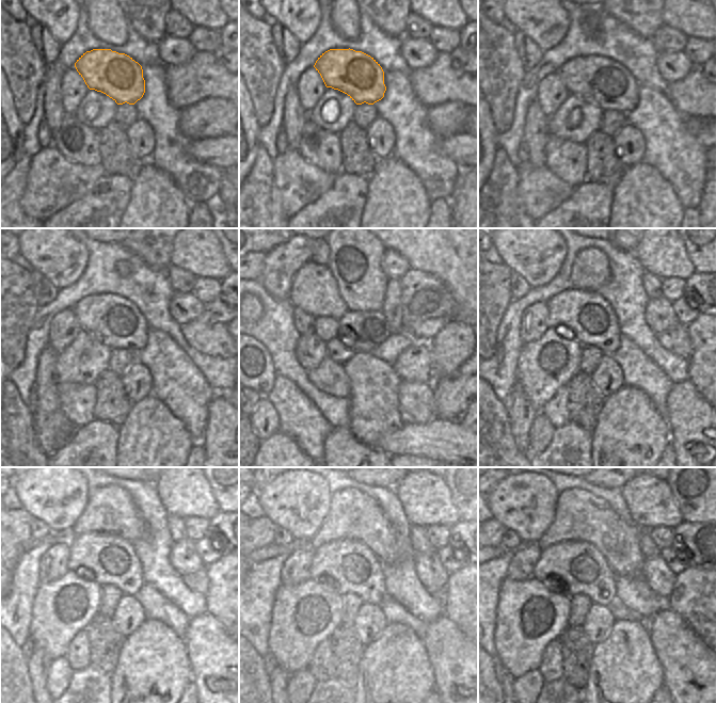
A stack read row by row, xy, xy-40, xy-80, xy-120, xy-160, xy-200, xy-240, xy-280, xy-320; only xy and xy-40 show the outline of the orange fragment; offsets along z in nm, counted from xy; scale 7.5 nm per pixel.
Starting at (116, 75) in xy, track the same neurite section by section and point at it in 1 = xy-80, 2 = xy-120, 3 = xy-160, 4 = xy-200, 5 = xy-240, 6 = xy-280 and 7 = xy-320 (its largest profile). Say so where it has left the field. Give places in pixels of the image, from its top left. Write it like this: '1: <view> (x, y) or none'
1: xy-80 (597, 75)
2: xy-120 (80, 303)
3: xy-160 (318, 304)
4: xy-200 (591, 318)
5: xy-240 (112, 559)
6: xy-280 (353, 566)
7: xy-320 (595, 574)

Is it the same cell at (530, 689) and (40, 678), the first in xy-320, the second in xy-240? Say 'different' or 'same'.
different

